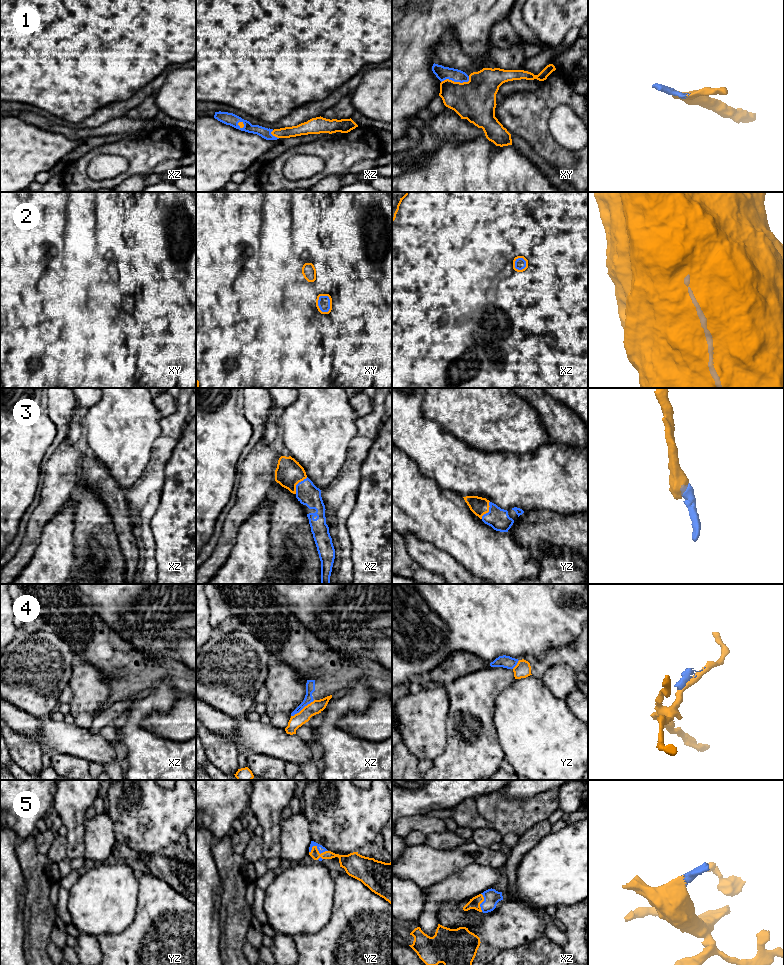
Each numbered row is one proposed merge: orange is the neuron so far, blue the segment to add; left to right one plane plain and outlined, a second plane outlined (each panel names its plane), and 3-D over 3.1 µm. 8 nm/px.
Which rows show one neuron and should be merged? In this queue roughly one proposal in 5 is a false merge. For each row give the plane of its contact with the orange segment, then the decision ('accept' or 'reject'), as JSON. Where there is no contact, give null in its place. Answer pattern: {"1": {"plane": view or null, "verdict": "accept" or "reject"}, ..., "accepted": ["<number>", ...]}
{"1": {"plane": "xy", "verdict": "accept"}, "2": {"plane": "xy", "verdict": "accept"}, "3": {"plane": "xz", "verdict": "accept"}, "4": {"plane": "xz", "verdict": "reject"}, "5": {"plane": "yz", "verdict": "accept"}, "accepted": ["1", "2", "3", "5"]}

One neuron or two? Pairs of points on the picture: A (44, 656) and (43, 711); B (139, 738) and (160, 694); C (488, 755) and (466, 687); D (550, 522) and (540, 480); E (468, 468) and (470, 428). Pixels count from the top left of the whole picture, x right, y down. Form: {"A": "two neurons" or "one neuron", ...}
{"A": "one neuron", "B": "one neuron", "C": "one neuron", "D": "two neurons", "E": "two neurons"}

